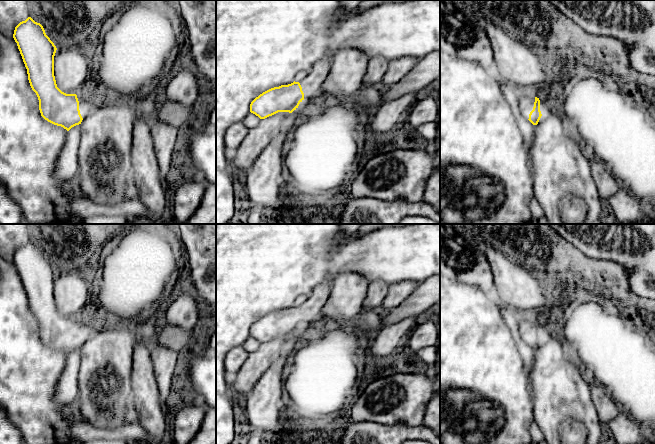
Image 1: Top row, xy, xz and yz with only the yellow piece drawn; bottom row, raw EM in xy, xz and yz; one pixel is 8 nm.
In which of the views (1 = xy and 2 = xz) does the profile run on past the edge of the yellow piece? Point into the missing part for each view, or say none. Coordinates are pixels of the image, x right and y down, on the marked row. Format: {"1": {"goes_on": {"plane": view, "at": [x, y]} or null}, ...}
{"1": {"goes_on": {"plane": "xy", "at": [86, 103]}}, "2": {"goes_on": {"plane": "xz", "at": [312, 83]}}}

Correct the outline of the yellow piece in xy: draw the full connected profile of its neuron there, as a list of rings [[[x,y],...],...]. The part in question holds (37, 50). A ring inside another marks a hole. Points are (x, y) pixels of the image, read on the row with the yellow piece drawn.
[[[28,17],[15,27],[13,38],[27,69],[30,86],[38,97],[41,116],[67,131],[81,124],[98,105],[98,100],[90,95],[66,94],[57,87],[54,76],[57,48],[43,26]]]

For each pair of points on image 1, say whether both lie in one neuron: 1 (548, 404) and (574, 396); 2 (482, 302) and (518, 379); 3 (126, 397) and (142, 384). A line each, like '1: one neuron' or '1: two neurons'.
1: one neuron
2: one neuron
3: two neurons

